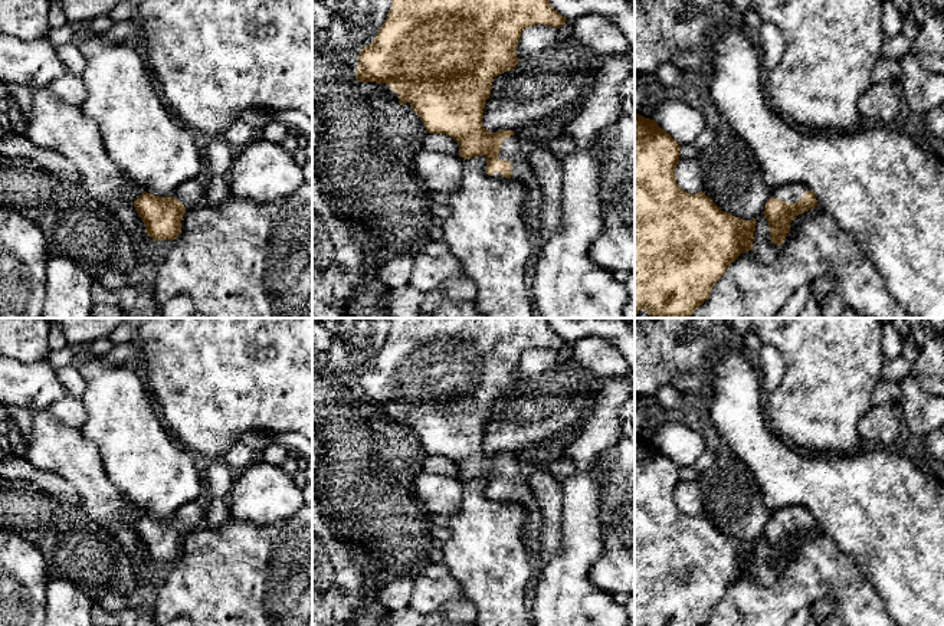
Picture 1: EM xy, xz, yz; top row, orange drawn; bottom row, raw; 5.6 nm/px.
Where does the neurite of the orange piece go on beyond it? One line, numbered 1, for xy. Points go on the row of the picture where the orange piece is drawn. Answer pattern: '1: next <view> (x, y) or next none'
1: next xy (190, 193)

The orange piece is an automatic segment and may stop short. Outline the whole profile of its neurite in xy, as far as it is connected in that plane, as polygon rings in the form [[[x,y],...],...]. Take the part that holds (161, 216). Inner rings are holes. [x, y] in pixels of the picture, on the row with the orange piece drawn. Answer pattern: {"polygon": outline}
{"polygon": [[[199,180],[181,183],[167,197],[142,193],[134,207],[145,224],[145,232],[157,240],[174,240],[181,232],[183,216],[203,204],[206,189]]]}

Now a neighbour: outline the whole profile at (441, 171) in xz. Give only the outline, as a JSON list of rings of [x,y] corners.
[[[420,150],[414,155],[416,176],[432,190],[450,194],[462,186],[463,158],[458,154]]]

